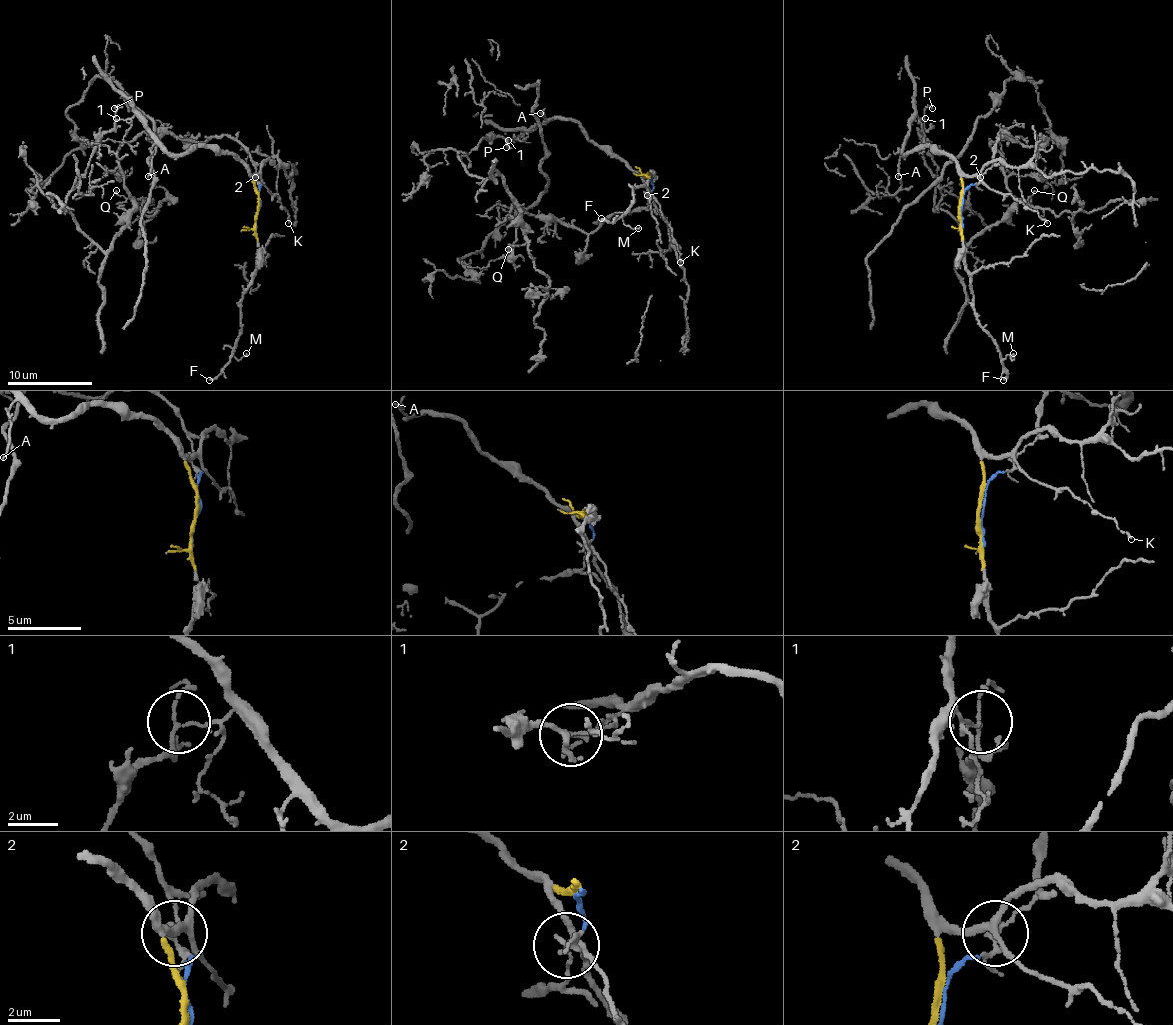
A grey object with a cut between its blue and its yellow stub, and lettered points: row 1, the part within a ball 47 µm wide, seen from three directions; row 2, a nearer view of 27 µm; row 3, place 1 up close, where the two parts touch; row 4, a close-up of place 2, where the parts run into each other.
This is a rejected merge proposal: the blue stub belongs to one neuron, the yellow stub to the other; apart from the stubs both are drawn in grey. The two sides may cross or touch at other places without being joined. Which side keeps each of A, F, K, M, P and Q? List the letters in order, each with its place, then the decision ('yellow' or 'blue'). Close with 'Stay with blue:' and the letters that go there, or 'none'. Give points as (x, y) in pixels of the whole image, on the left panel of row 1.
A: at (148, 176); yellow
F: at (209, 380); yellow
K: at (288, 223); yellow
M: at (246, 353); yellow
P: at (114, 108); yellow
Q: at (116, 190); blue
Stay with blue: Q

